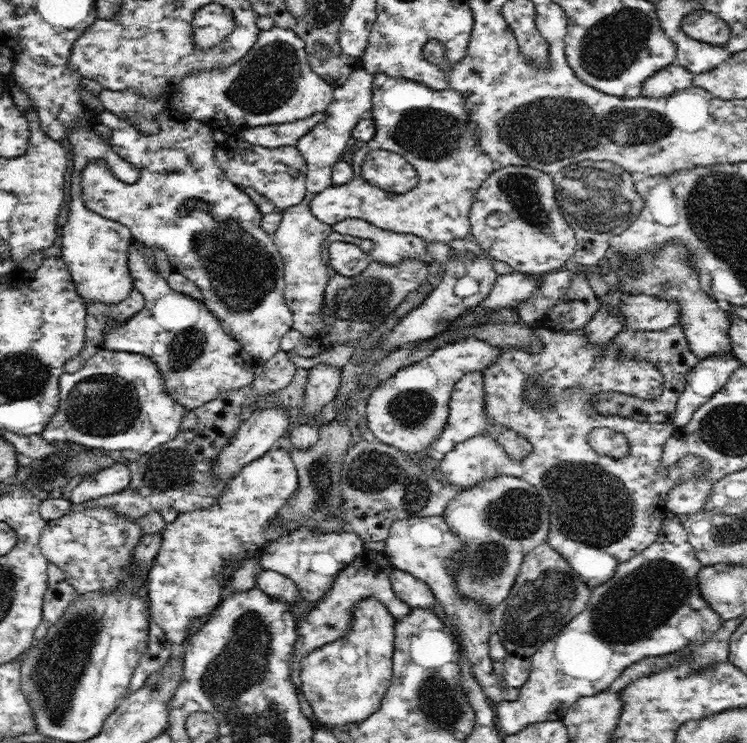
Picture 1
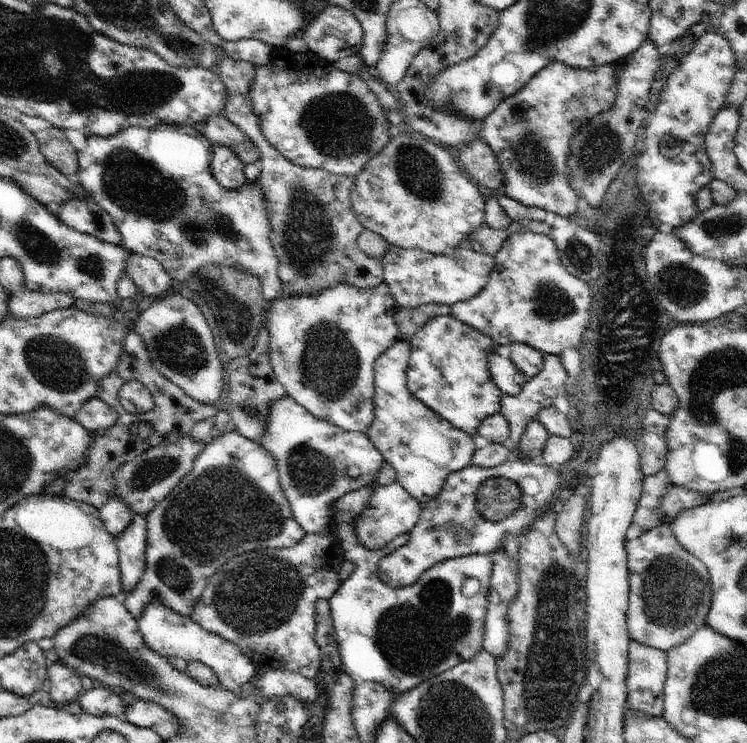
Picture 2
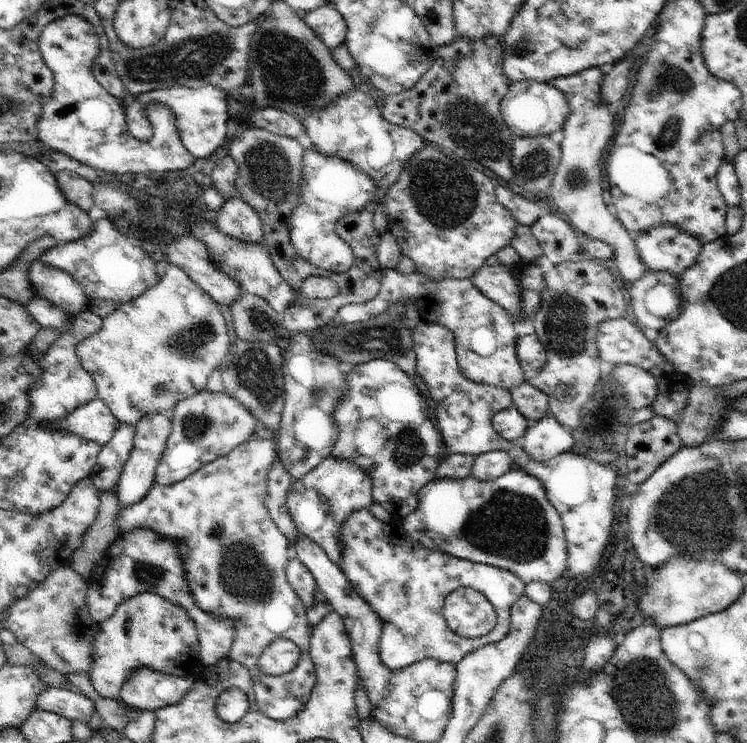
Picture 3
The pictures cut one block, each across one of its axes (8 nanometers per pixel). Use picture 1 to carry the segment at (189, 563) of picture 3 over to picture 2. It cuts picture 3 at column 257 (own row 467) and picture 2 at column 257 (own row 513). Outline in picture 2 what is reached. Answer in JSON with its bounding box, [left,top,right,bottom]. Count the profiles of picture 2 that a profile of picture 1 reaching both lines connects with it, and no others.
[190,504,346,679]

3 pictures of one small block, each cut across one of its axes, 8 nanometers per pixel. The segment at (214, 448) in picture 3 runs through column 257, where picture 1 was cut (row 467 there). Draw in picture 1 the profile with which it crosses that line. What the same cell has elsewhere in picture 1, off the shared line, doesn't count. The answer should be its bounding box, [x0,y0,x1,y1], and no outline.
[366,338,502,470]

